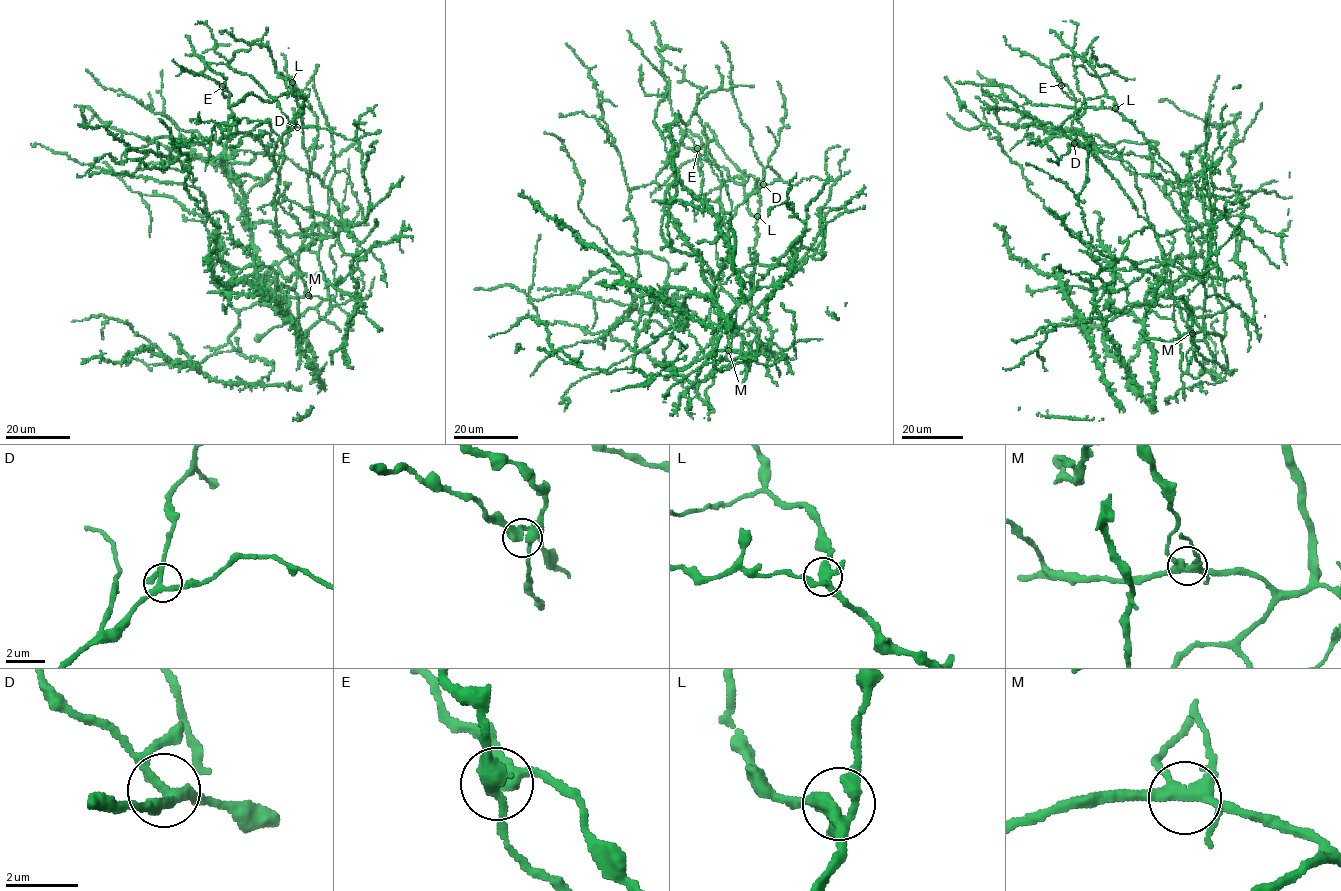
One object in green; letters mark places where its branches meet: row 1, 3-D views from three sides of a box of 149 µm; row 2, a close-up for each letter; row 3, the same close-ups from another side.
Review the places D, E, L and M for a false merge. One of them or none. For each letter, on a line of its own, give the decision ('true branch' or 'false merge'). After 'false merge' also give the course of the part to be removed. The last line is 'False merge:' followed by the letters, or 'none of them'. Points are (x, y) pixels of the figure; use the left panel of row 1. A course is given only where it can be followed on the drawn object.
D: true branch
E: true branch
L: true branch
M: false merge | (307, 295), (276, 230), (284, 154), (280, 137), (267, 120), (235, 147), (229, 145)
False merge: M

